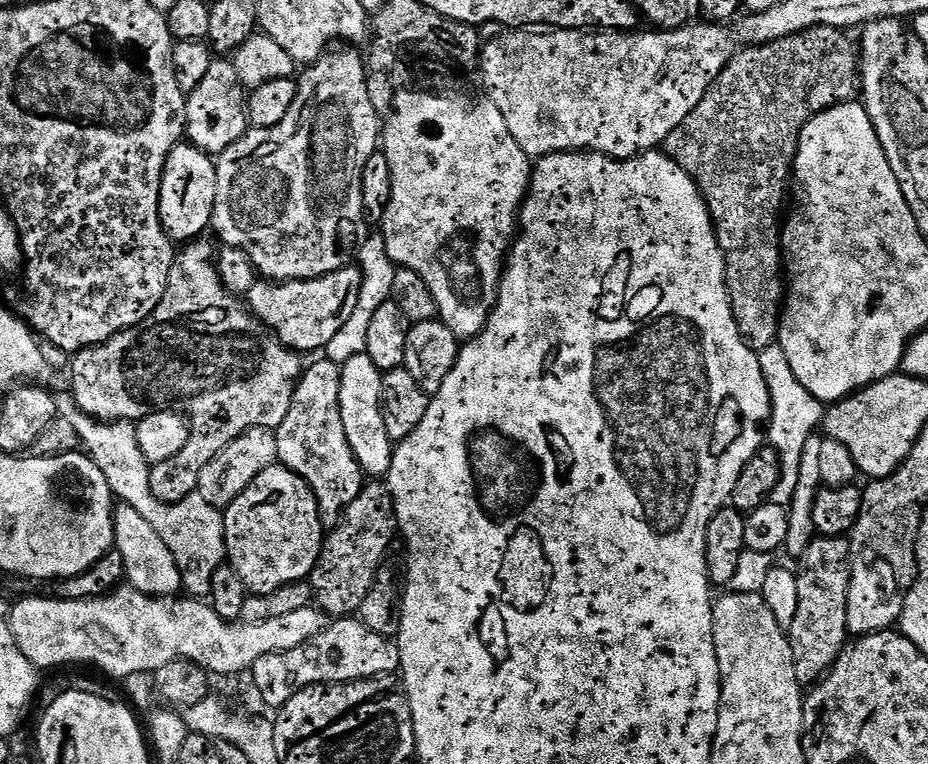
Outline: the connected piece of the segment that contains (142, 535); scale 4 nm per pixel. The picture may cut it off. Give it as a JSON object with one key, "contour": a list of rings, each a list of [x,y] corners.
{"contour":[[[117,503],[112,514],[112,538],[114,548],[121,552],[122,561],[125,563],[126,580],[129,585],[137,588],[146,595],[157,597],[175,597],[181,591],[180,567],[176,564],[174,554],[162,542],[162,538],[134,510],[134,506]]]}

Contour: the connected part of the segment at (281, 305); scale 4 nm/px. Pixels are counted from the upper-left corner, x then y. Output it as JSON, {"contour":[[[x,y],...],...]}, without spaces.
{"contour":[[[359,267],[339,268],[328,276],[313,280],[258,282],[246,294],[246,304],[264,327],[274,330],[280,343],[297,354],[319,353],[354,312],[358,302],[361,271]]]}

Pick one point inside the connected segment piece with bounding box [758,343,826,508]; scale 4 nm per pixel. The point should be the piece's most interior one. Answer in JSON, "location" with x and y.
{"location":[796,415]}

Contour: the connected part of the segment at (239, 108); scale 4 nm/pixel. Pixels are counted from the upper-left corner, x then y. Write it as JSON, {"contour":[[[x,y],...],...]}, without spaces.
{"contour":[[[228,66],[225,72],[212,70],[199,82],[197,88],[187,97],[186,136],[202,152],[219,154],[231,144],[238,142],[249,131],[246,115],[246,92],[238,83],[235,67]]]}

